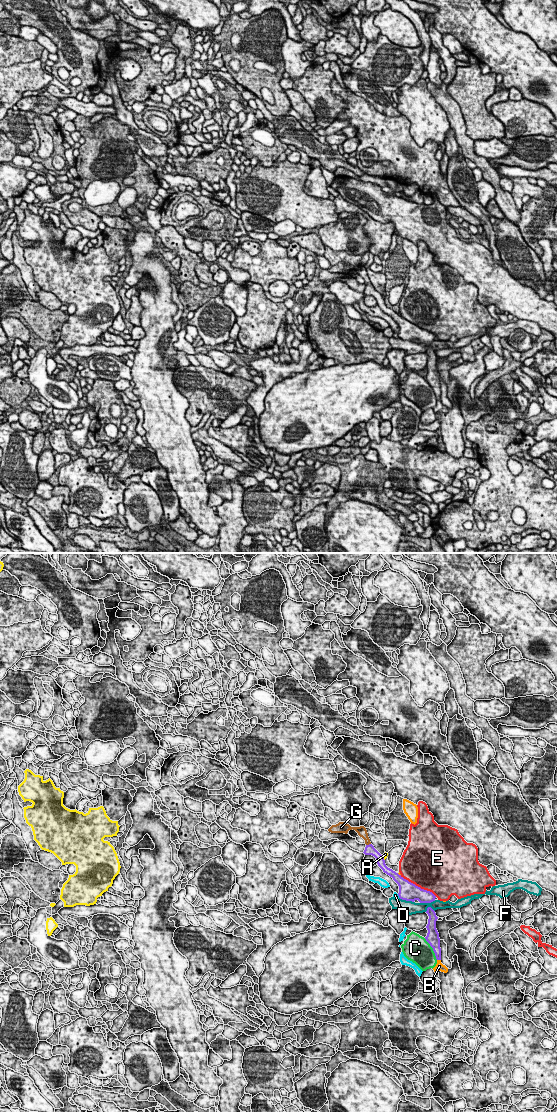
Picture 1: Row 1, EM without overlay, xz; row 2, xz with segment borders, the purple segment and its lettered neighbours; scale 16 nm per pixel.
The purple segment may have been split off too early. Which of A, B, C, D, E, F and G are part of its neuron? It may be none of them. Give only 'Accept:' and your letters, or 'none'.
Accept: G

